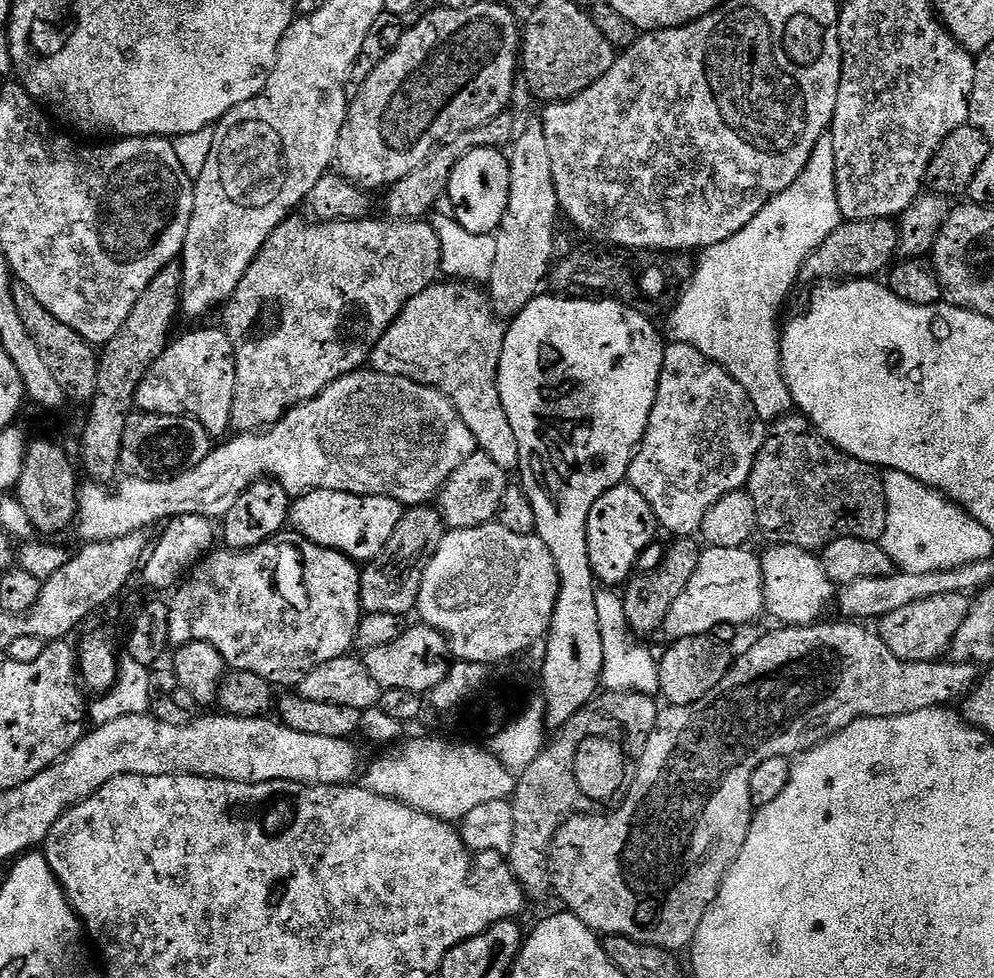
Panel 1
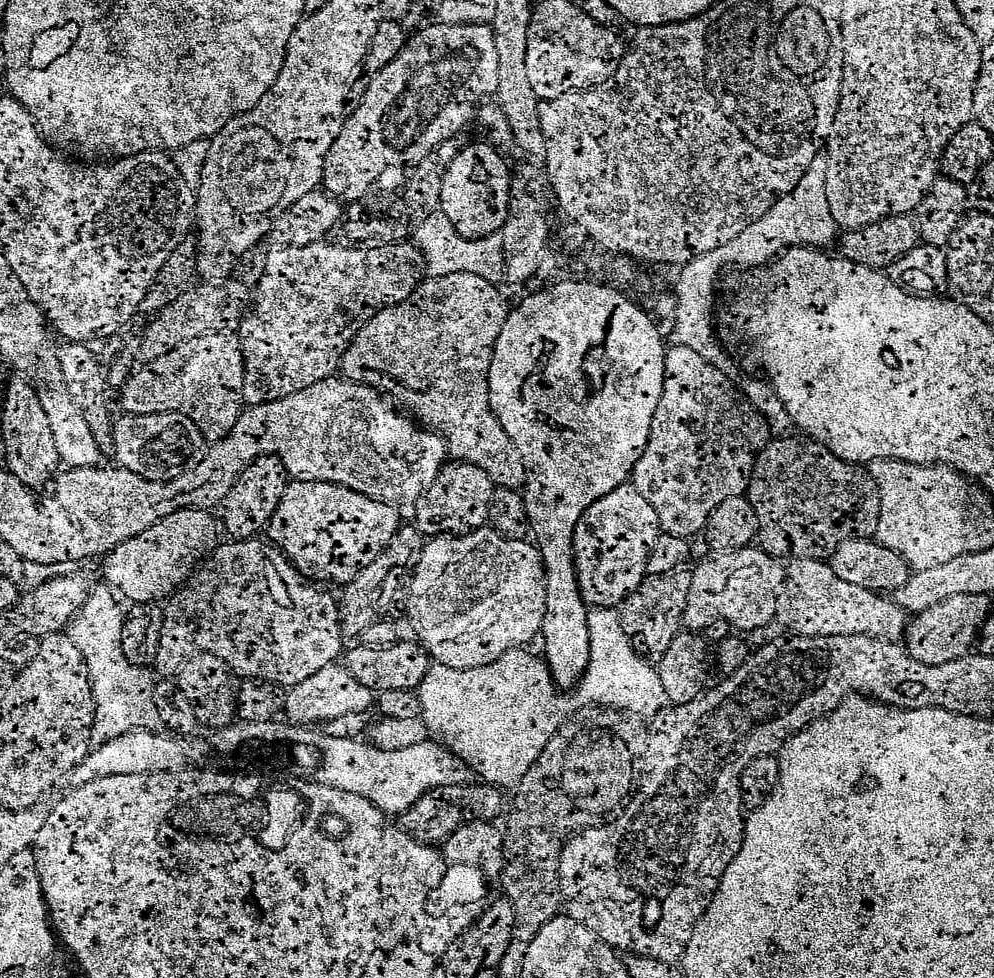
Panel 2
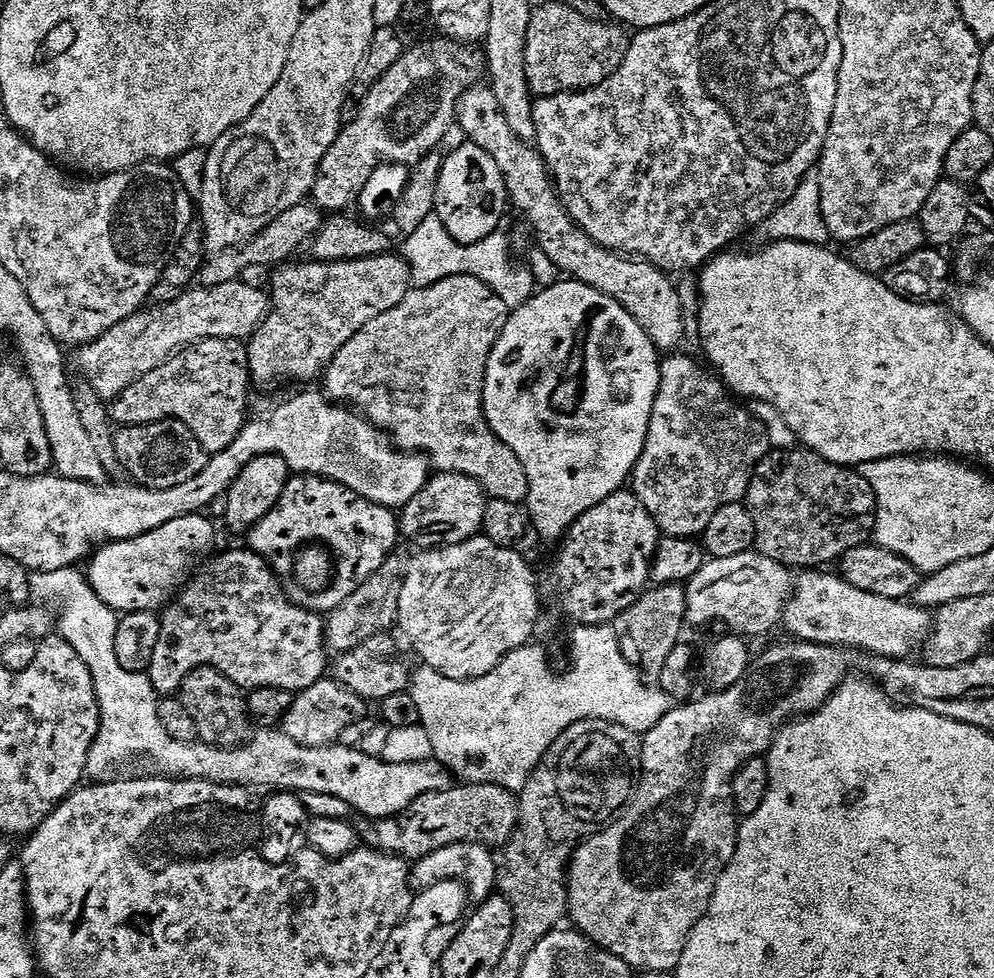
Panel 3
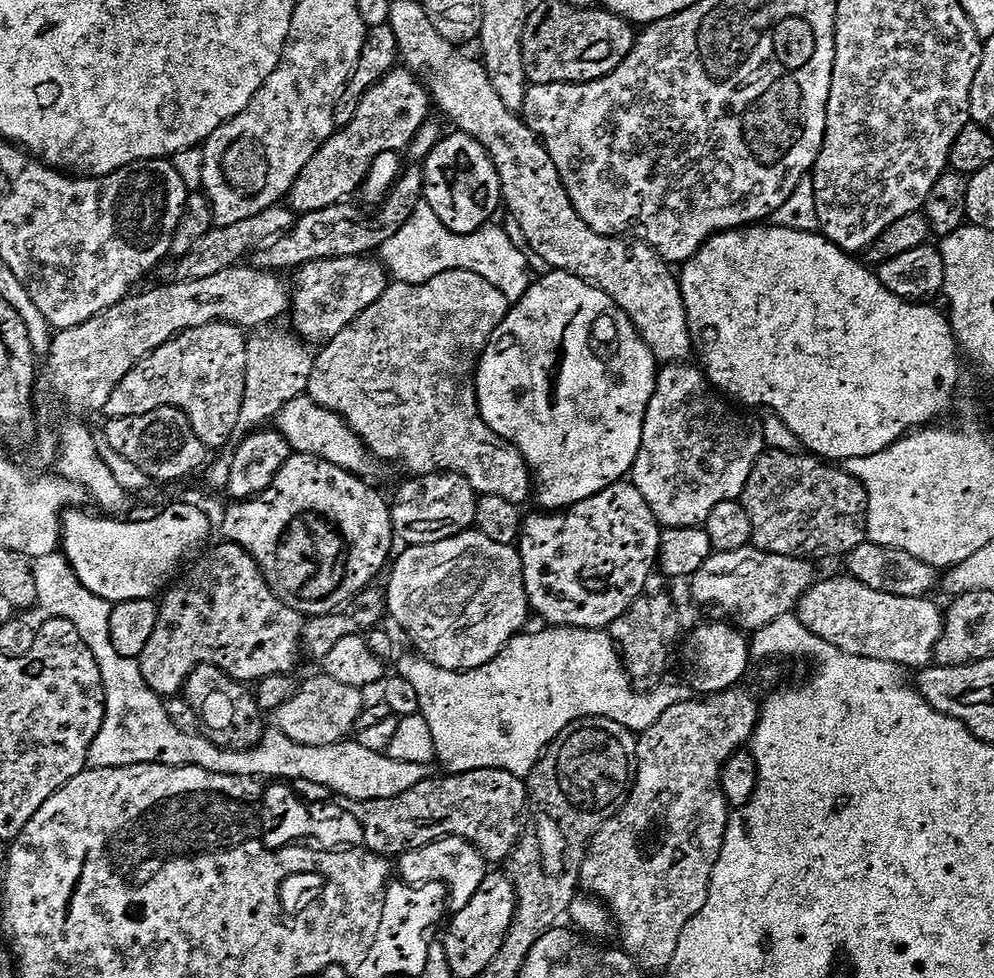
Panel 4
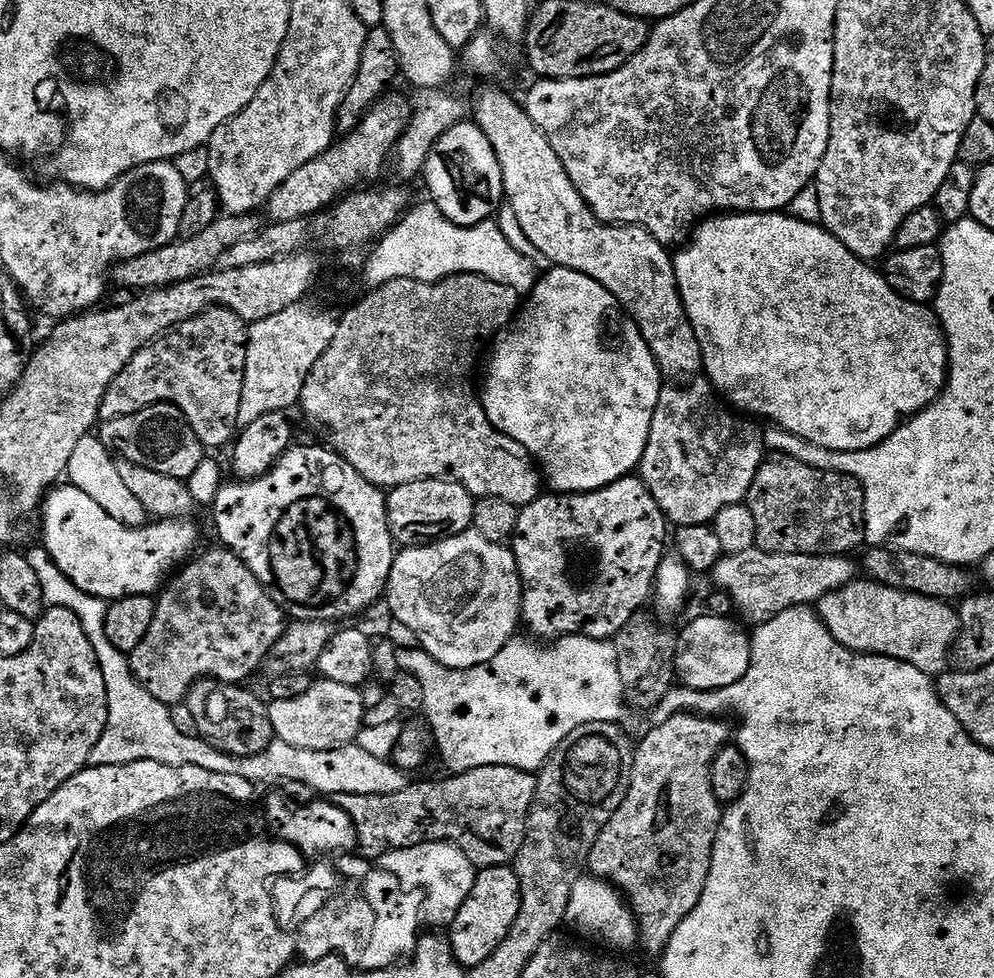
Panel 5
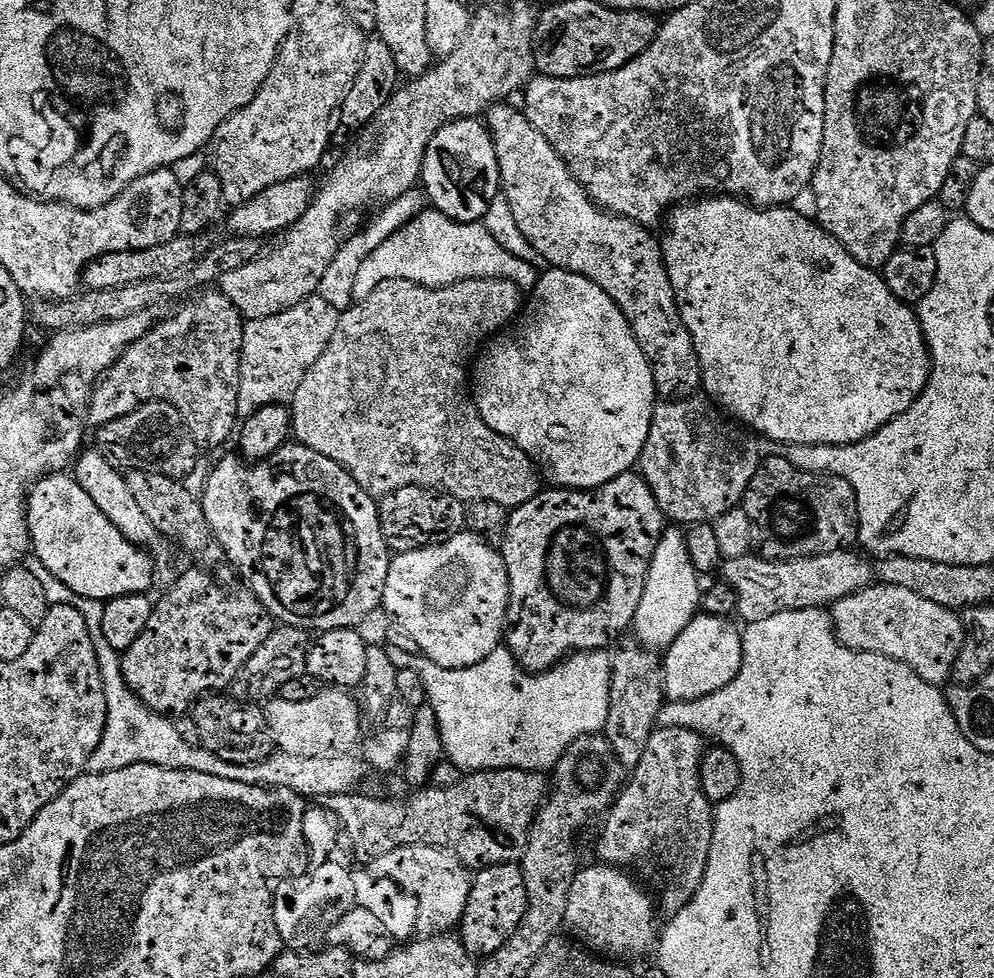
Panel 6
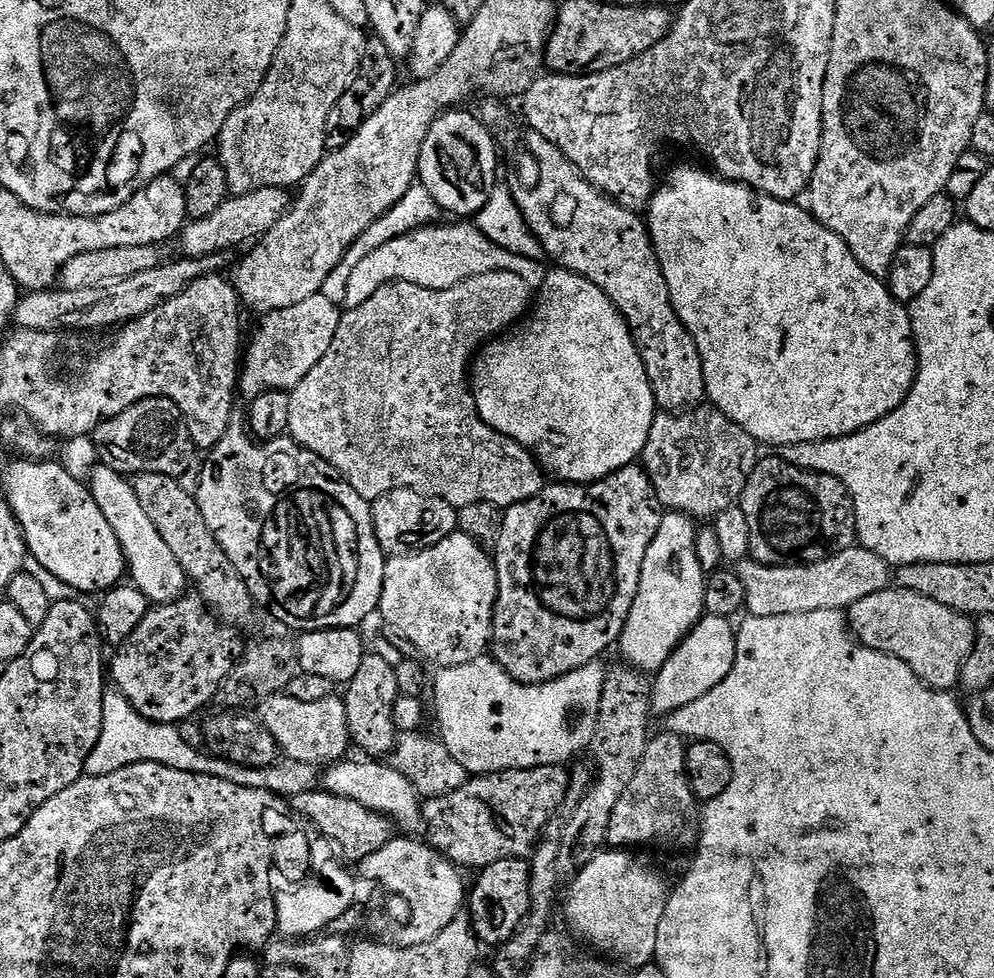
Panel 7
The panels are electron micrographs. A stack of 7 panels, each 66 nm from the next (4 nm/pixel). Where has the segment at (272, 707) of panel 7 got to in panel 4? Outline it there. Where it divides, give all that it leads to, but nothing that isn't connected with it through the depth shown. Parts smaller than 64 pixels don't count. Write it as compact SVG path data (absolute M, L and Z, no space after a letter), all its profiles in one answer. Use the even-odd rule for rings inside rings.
M317 674L313 680L304 680L298 694L275 712L275 727L286 738L302 746L330 746L341 743L353 735L356 723L366 707L365 693L354 686L342 686L334 678Z

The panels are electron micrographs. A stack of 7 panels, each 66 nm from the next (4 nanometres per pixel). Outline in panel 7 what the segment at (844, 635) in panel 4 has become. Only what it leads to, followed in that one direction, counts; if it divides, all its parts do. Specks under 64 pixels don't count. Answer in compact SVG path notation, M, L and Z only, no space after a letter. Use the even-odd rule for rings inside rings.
M899 586L883 588L878 594L870 594L870 598L862 598L862 602L854 602L854 606L846 609L846 619L852 635L861 644L906 662L916 677L933 690L952 690L960 684L960 671L976 641L973 621L964 613L950 610L950 606L934 602L934 598L922 598L922 594L914 594Z

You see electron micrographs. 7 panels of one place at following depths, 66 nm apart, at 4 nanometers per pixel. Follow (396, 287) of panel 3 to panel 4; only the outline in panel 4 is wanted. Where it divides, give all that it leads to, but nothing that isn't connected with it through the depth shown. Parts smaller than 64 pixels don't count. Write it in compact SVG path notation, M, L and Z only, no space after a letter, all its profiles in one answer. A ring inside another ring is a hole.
M363 256L334 258L304 264L295 273L296 288L290 292L291 327L301 340L312 346L323 346L333 340L358 314L370 310L390 285L390 277L383 265Z

